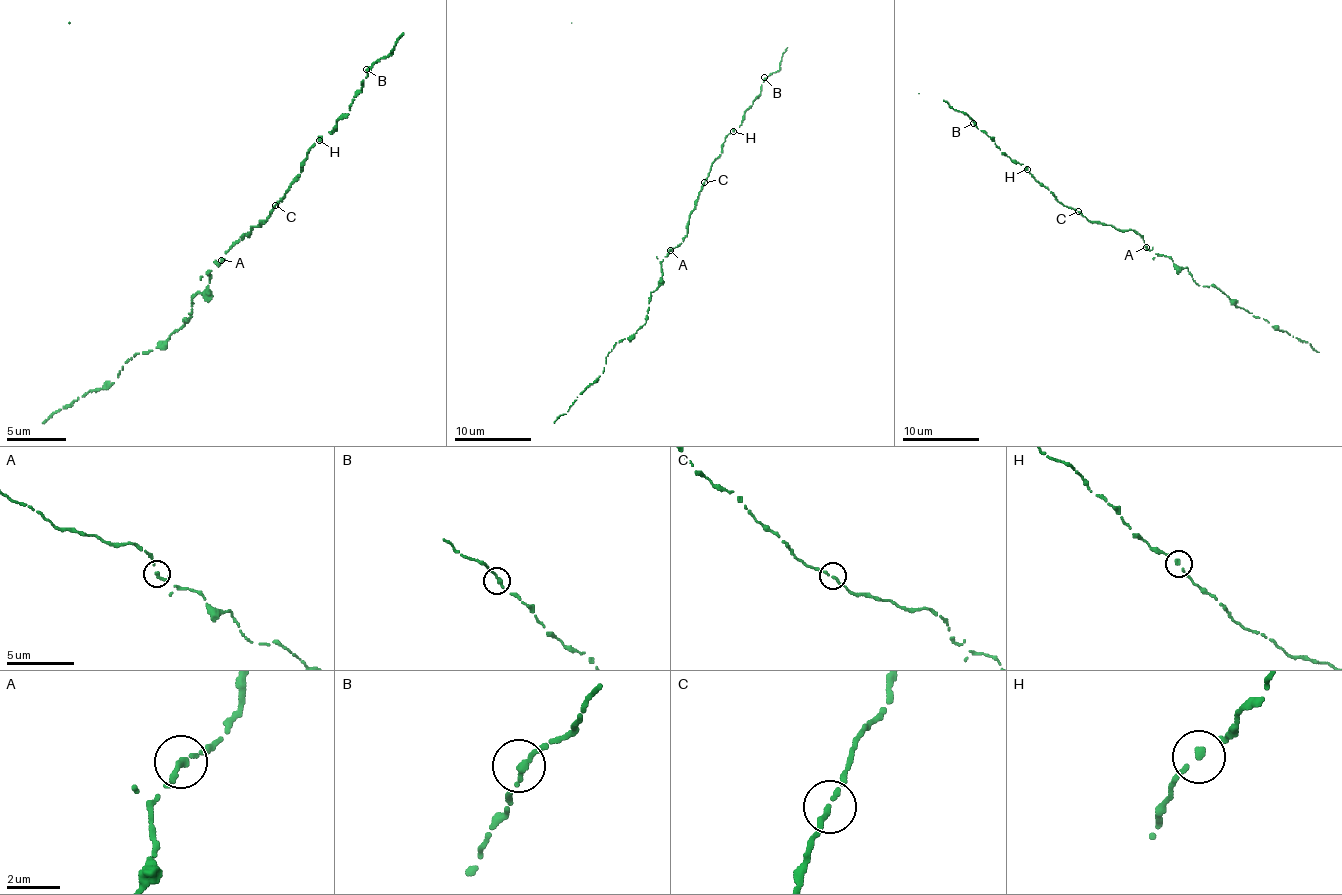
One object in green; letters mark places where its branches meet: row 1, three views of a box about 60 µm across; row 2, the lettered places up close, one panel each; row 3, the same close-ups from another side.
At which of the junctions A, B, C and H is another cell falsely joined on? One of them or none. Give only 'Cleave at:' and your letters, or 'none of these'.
Cleave at: none of these

